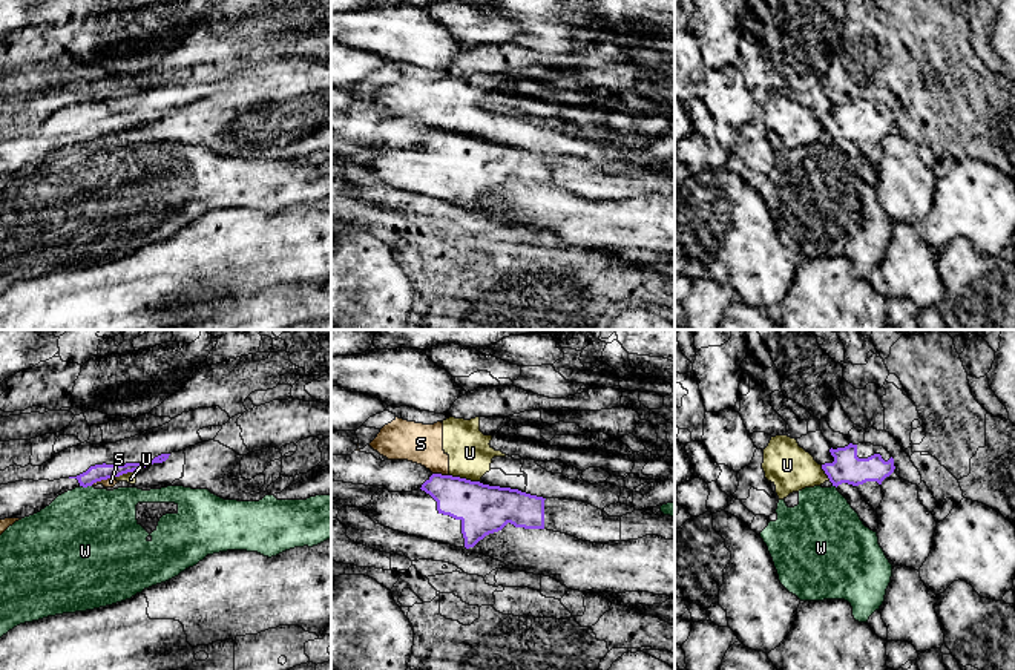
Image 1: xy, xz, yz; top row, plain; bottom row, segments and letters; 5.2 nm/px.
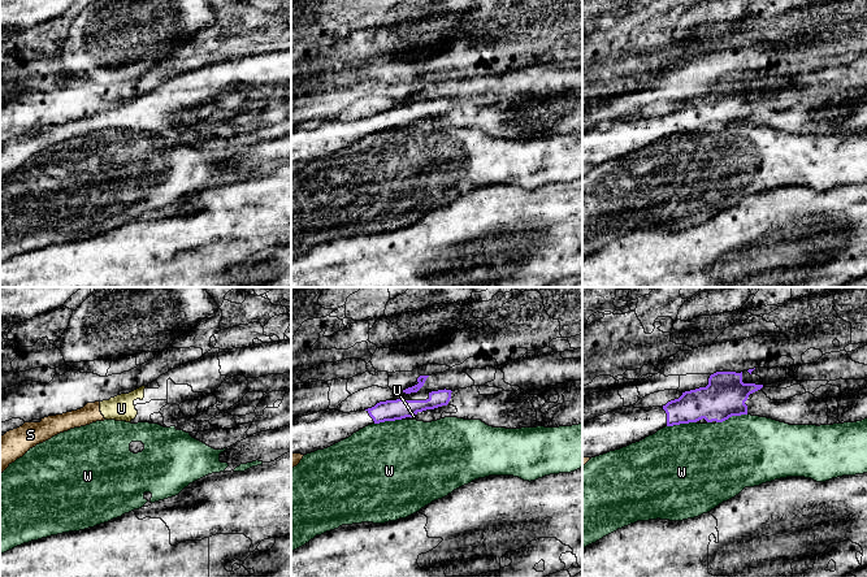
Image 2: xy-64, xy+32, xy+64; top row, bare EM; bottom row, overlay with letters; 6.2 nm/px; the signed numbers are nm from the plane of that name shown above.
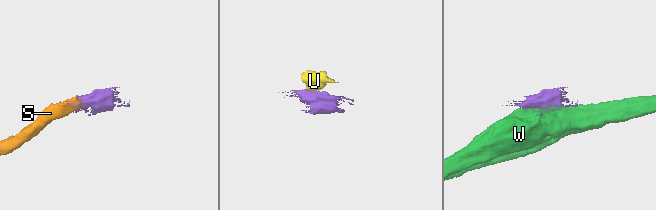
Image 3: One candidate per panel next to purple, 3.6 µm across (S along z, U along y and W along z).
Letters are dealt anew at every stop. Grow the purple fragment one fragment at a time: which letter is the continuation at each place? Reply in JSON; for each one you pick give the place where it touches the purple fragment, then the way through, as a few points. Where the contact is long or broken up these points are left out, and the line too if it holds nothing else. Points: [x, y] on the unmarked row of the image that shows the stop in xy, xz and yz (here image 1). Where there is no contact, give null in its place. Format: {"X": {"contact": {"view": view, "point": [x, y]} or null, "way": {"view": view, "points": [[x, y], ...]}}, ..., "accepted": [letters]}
{"accepted": []}

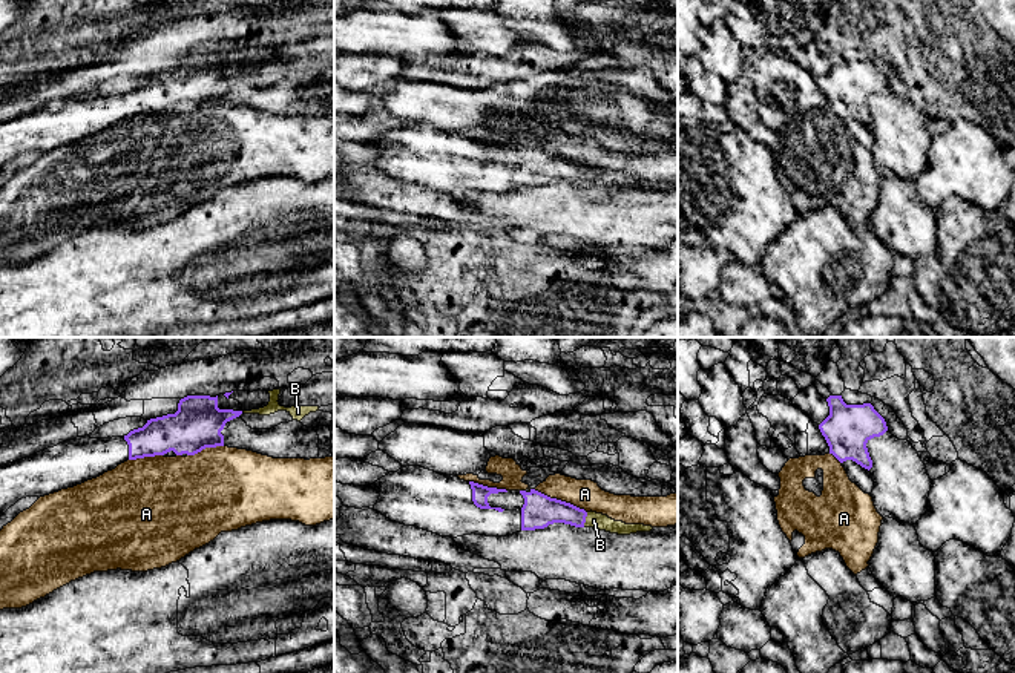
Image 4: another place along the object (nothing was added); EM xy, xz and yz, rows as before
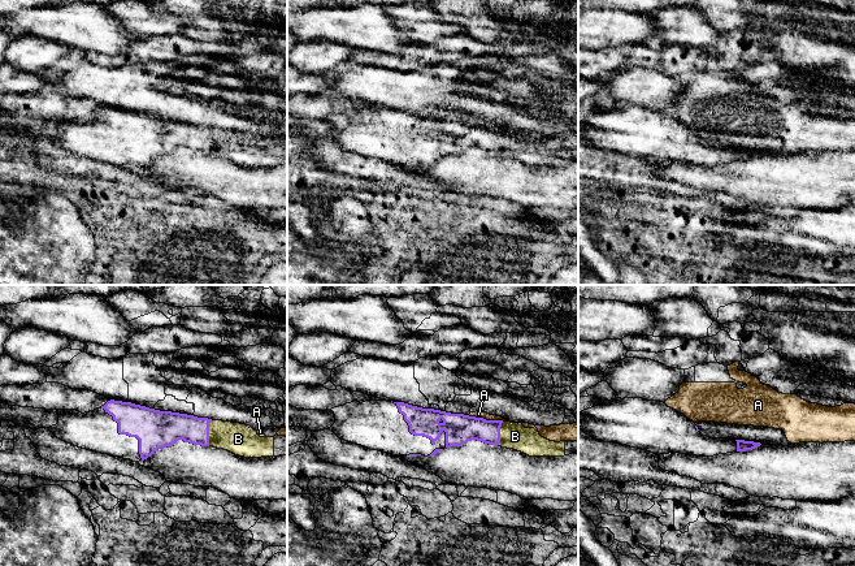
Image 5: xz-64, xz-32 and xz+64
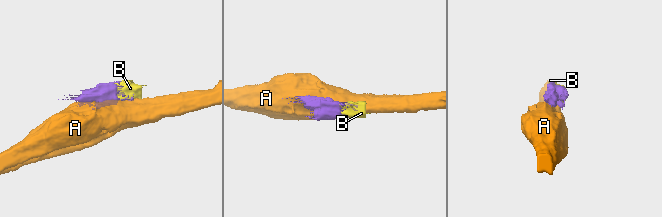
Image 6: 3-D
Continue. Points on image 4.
{"B": {"contact": {"view": "xz", "point": [584, 177]}}, "accepted": ["B"]}

